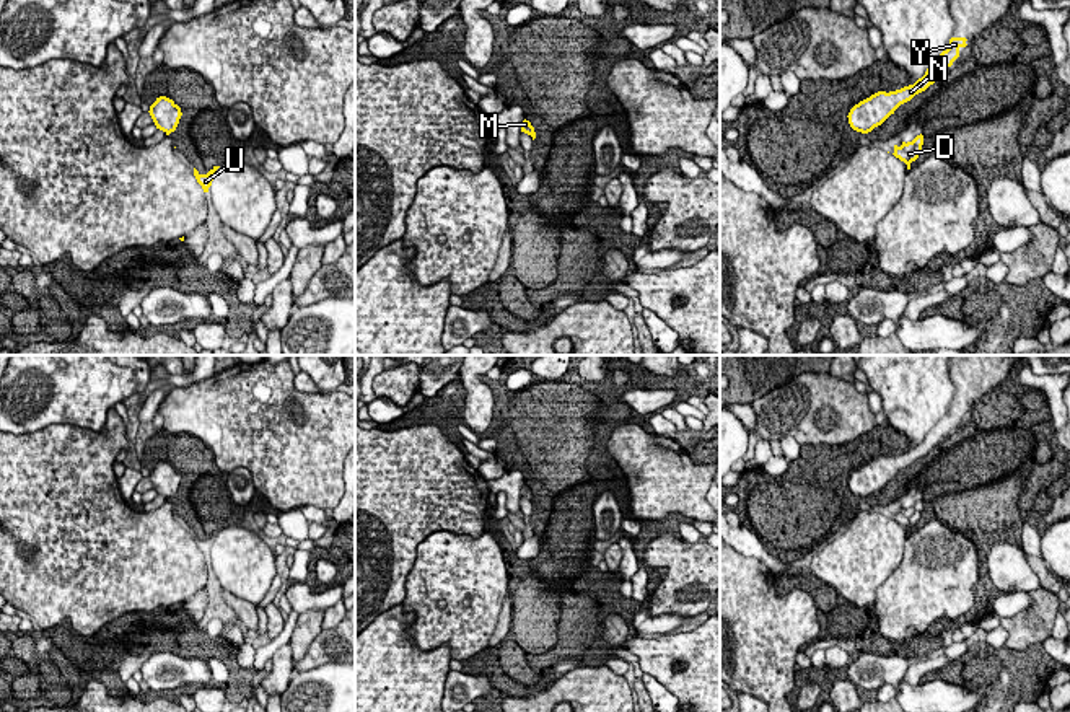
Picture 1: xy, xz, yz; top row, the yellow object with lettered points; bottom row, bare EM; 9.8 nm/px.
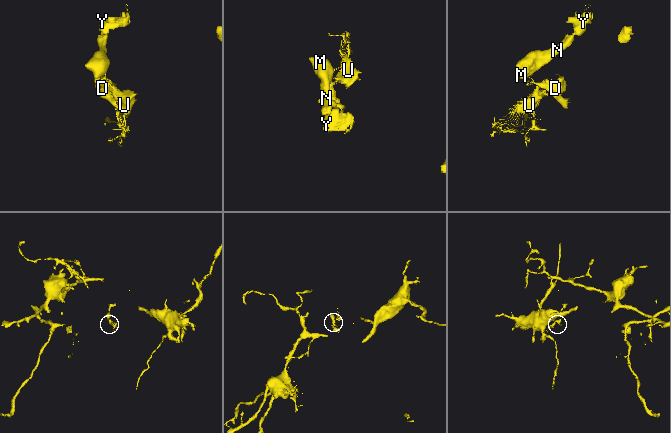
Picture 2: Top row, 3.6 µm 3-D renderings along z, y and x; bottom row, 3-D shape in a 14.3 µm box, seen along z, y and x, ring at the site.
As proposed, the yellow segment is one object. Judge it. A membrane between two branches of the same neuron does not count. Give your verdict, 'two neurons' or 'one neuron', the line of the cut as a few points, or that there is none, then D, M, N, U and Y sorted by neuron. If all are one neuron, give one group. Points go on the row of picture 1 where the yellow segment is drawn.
two neurons; cut in yz along (870, 129), (863, 132); D U / M N Y

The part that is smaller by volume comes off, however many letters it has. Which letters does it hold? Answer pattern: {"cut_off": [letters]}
{"cut_off": ["D", "U"]}

